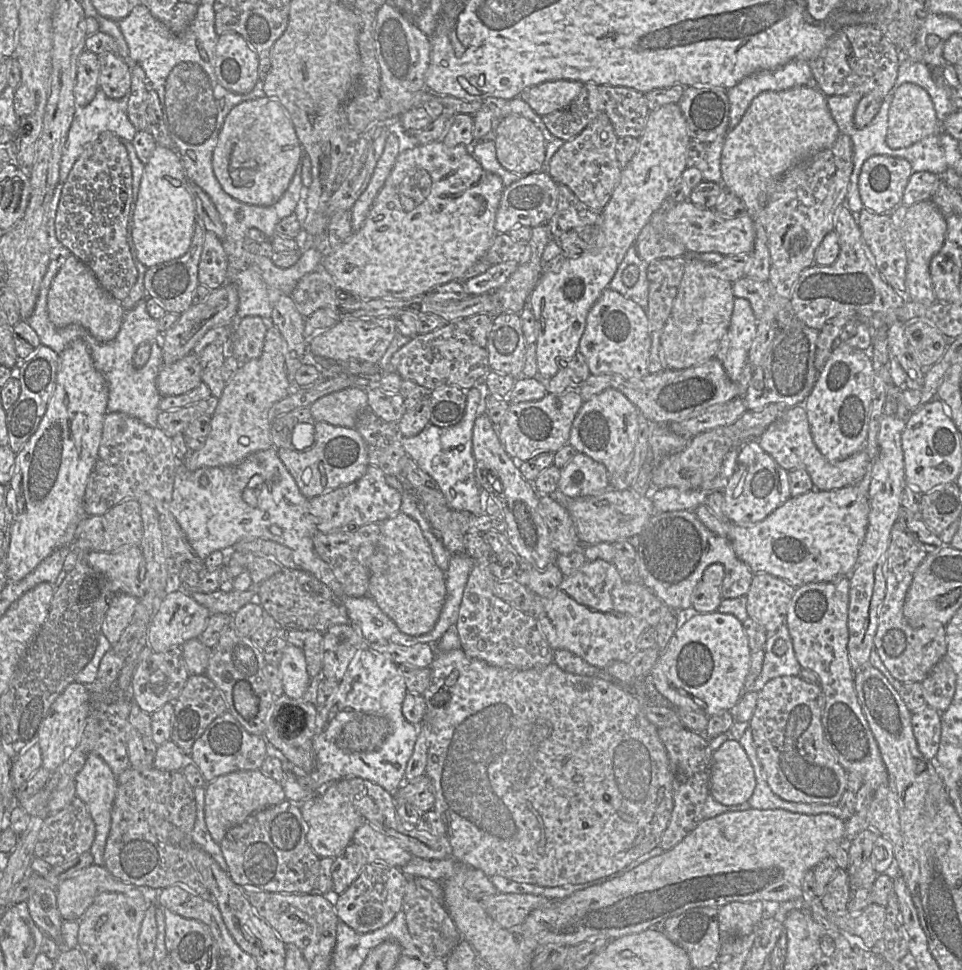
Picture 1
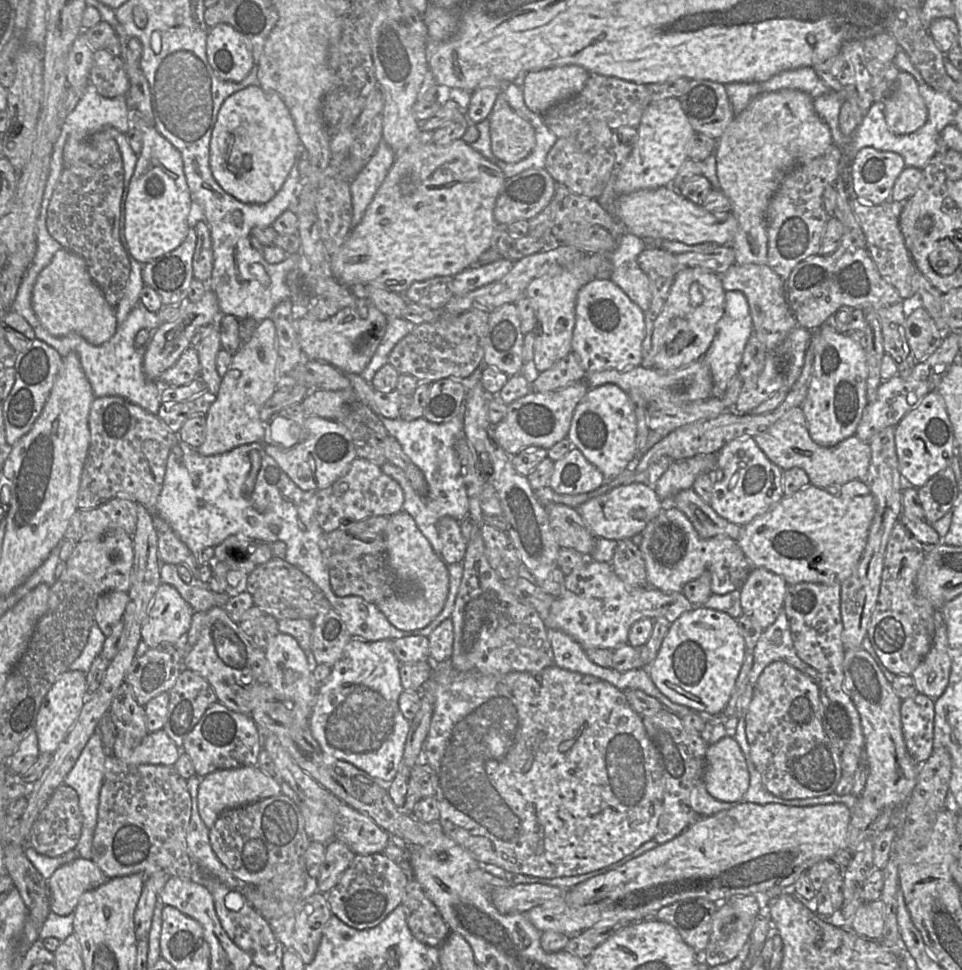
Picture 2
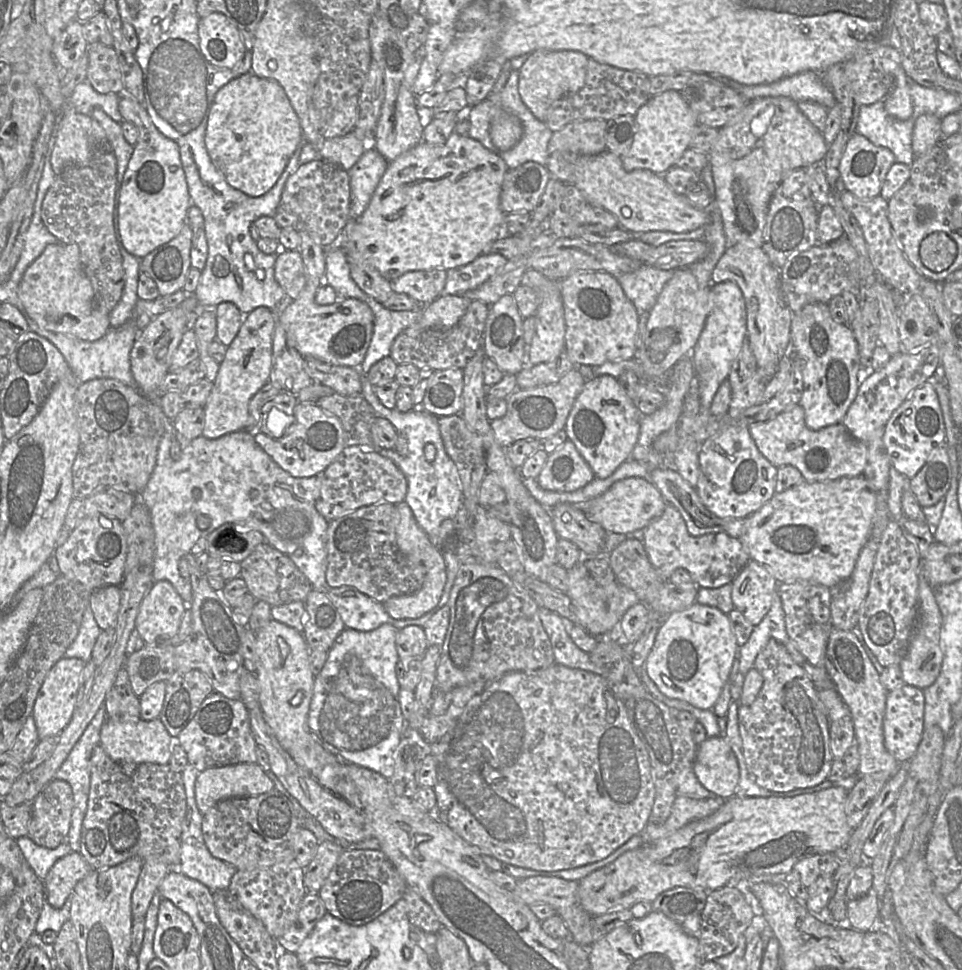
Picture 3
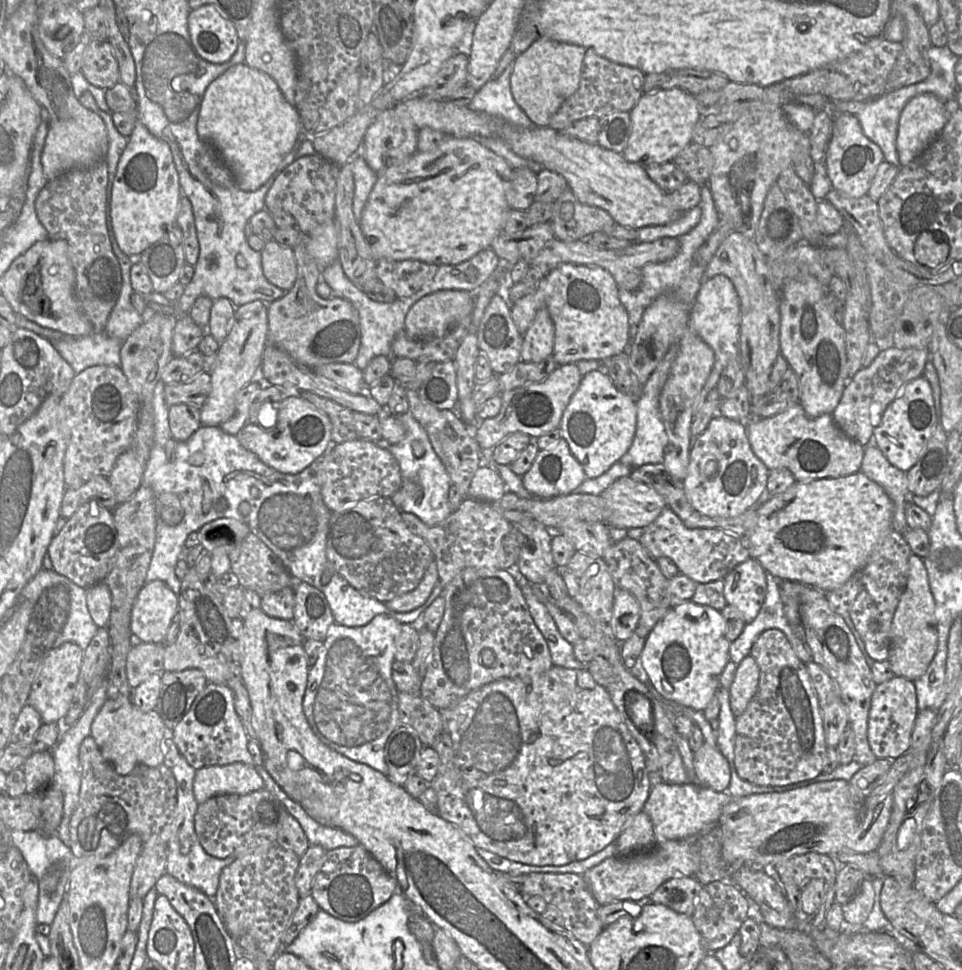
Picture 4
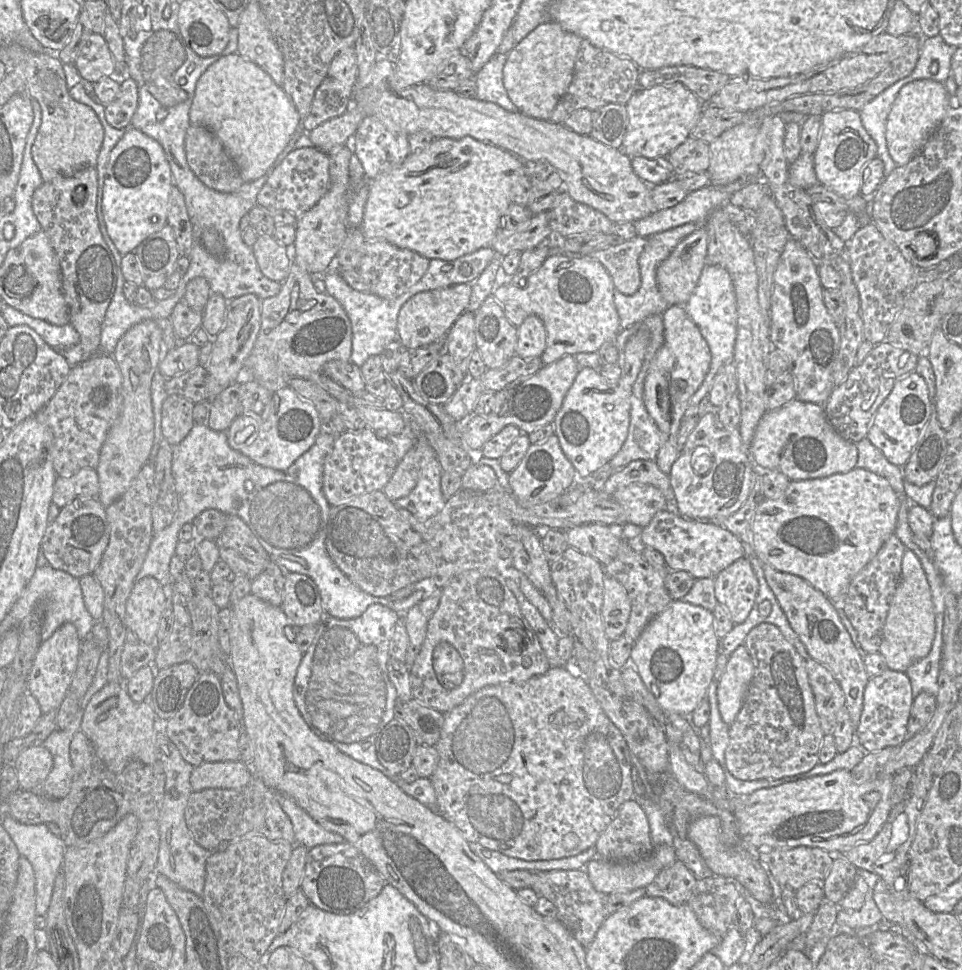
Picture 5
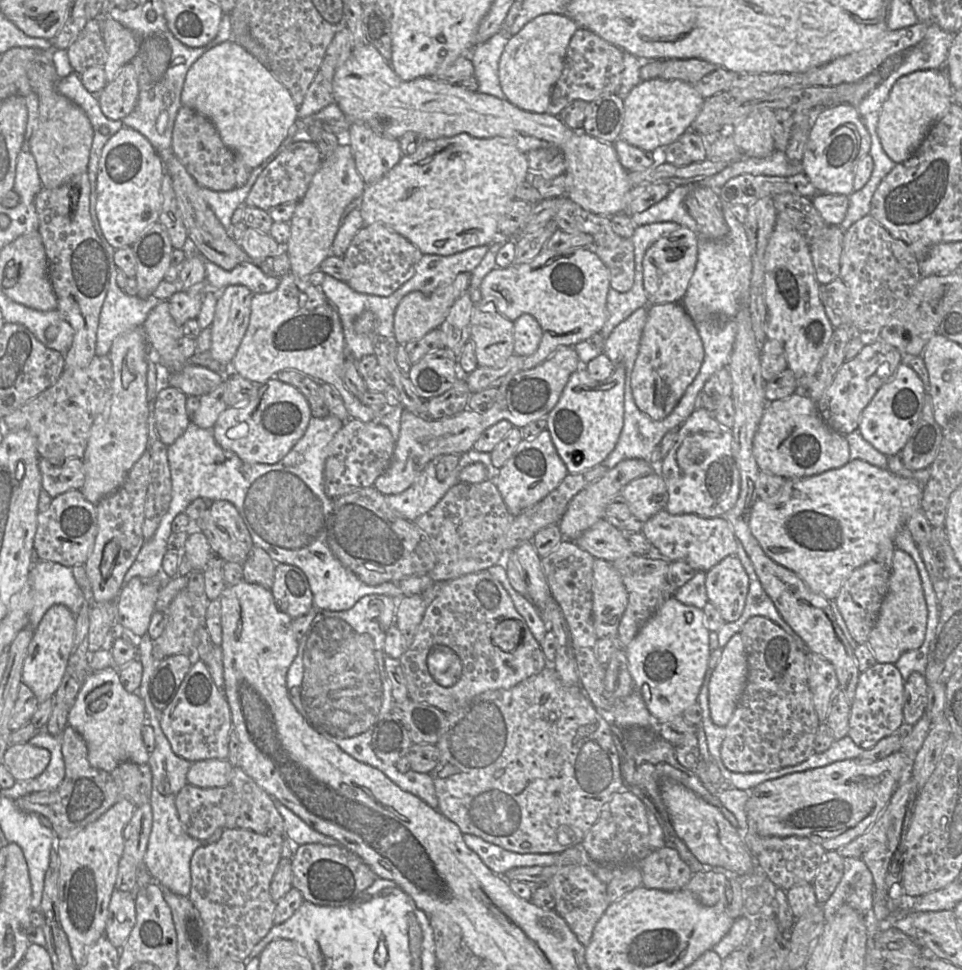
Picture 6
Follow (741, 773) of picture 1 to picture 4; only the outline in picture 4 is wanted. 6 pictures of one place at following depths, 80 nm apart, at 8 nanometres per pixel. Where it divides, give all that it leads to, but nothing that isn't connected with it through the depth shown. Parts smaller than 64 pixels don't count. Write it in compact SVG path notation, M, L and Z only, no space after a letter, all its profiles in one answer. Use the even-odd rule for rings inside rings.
M704 743L693 754L697 780L716 792L727 792L731 780L730 766L717 746Z

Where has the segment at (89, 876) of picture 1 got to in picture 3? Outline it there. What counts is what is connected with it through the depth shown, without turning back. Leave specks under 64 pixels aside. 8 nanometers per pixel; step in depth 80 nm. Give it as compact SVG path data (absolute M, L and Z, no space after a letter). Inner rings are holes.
M72 852L59 859L45 878L47 902L54 908L62 908L76 884L92 869L80 853Z

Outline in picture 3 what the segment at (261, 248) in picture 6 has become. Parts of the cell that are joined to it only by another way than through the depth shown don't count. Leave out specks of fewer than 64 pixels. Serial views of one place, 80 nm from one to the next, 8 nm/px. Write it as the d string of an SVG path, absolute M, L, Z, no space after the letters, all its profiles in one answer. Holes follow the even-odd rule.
M299 250L277 251L274 264L274 275L277 283L286 295L295 300L305 285L303 263Z

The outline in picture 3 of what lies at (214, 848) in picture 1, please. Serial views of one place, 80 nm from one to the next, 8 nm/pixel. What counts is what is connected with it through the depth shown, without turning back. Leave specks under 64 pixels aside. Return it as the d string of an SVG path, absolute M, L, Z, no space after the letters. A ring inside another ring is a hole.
M187 765L181 772L181 778L187 800L186 814L182 822L180 861L170 871L181 873L190 879L197 880L207 886L211 892L227 890L237 869L230 863L213 857L207 849L202 834L202 817L195 800L195 782L198 771Z

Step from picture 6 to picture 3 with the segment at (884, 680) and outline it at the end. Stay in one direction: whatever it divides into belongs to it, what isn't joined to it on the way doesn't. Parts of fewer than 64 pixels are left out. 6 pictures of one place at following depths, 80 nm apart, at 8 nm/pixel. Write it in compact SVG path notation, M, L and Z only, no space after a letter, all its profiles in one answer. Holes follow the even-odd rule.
M909 684L888 691L883 717L883 738L887 751L901 764L907 764L921 742L924 726L925 697L923 690Z

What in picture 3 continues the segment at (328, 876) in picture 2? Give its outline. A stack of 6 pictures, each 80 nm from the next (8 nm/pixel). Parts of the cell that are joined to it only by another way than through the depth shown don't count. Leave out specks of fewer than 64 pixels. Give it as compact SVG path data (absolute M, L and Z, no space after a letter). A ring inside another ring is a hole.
M336 842L319 843L313 860L304 871L304 885L309 893L318 893L344 849Z

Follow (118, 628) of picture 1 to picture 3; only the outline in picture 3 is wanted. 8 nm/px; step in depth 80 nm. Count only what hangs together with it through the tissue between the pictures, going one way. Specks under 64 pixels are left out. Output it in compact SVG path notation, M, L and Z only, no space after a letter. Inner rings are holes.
M109 585L91 593L91 609L102 631L116 626L120 603L121 590L118 586Z

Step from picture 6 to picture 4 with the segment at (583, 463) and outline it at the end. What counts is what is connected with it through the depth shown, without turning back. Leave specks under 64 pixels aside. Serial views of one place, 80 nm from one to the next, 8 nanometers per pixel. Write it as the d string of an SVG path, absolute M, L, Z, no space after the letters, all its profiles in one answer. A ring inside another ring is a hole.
M598 369L582 377L579 389L563 413L559 430L582 465L587 479L592 479L620 461L633 443L636 426L636 402L619 391L606 372Z

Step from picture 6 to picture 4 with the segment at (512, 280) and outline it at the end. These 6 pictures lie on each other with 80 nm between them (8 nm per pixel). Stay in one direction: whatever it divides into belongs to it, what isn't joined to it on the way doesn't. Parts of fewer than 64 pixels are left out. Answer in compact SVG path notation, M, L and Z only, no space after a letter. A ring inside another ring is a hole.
M564 263L550 271L533 294L511 303L512 319L522 335L542 307L548 309L555 326L552 357L559 365L580 360L602 361L627 351L631 342L629 315L620 301L619 287L607 270Z

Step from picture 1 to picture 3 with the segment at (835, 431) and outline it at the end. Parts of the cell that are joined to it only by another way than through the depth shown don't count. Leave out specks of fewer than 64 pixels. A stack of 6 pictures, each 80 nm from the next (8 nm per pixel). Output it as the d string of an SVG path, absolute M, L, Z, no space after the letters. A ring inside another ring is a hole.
M807 304L792 315L790 349L802 362L803 392L799 404L807 427L816 431L841 423L860 385L858 346L851 328L832 319L828 304Z

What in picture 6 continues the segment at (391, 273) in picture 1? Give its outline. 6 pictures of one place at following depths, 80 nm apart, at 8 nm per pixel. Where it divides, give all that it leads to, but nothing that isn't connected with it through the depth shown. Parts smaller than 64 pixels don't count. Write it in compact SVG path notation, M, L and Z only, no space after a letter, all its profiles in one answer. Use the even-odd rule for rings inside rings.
M467 133L434 140L427 139L414 154L403 156L399 163L382 178L365 186L359 200L359 208L364 225L381 223L414 244L422 254L450 256L472 247L490 245L499 237L499 224L515 199L515 191L523 181L527 180L528 171L526 154L508 140L501 138L476 138Z

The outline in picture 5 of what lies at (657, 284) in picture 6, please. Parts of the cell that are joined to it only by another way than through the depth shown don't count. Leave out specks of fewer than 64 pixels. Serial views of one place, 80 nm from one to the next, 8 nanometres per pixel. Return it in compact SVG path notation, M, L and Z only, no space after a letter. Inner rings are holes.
M700 227L683 239L657 269L659 291L670 305L684 306L706 265L708 234Z

